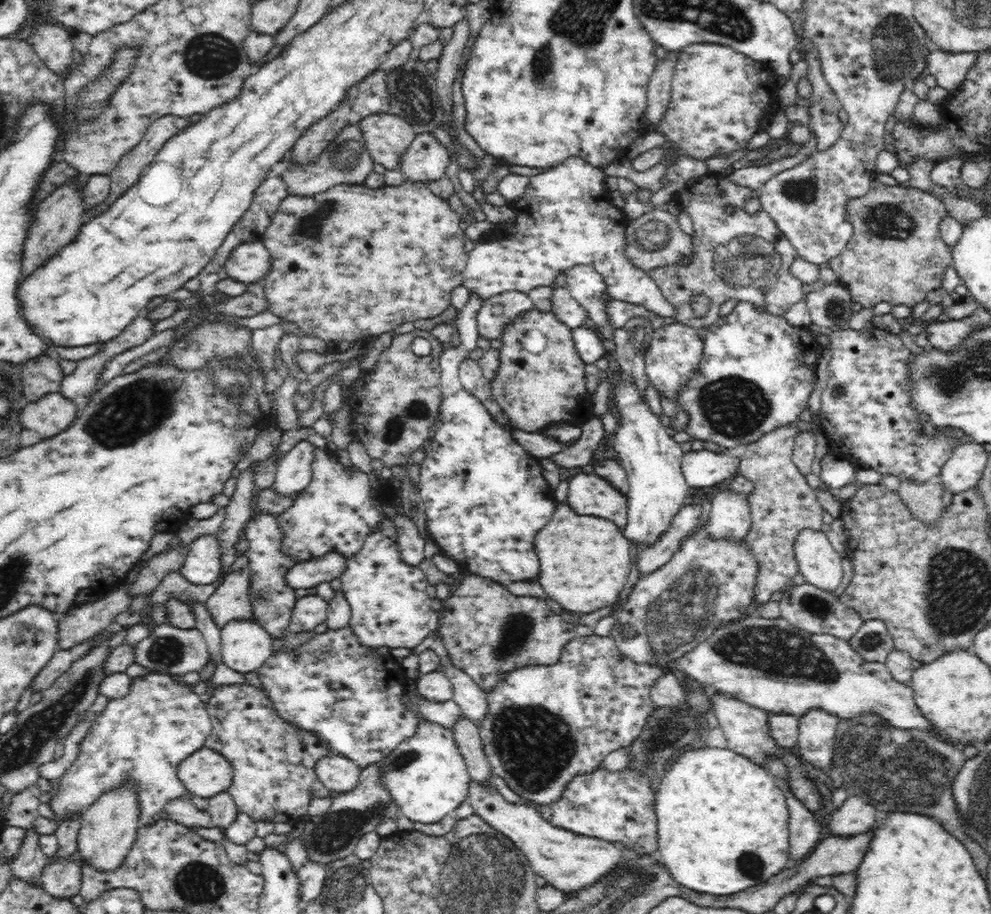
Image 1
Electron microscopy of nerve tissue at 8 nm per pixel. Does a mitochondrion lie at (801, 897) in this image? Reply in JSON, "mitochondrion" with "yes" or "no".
{"mitochondrion":"no"}

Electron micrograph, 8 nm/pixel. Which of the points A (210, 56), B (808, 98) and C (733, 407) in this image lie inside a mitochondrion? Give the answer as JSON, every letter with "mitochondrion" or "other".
{"A":"mitochondrion","B":"other","C":"mitochondrion"}

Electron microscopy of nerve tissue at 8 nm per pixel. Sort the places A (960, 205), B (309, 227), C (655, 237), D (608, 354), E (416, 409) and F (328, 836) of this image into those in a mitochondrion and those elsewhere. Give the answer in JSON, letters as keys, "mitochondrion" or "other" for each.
{"A":"other","B":"mitochondrion","C":"mitochondrion","D":"other","E":"mitochondrion","F":"mitochondrion"}

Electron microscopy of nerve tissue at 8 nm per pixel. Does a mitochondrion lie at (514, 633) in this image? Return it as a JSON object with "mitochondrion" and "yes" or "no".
{"mitochondrion":"yes"}

